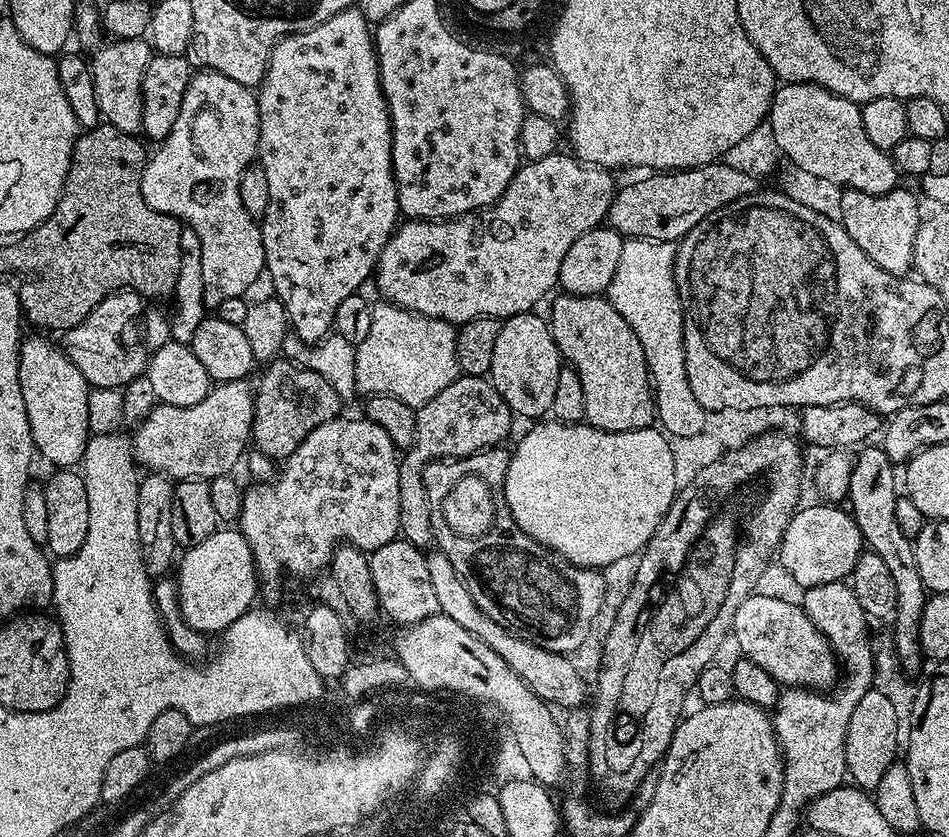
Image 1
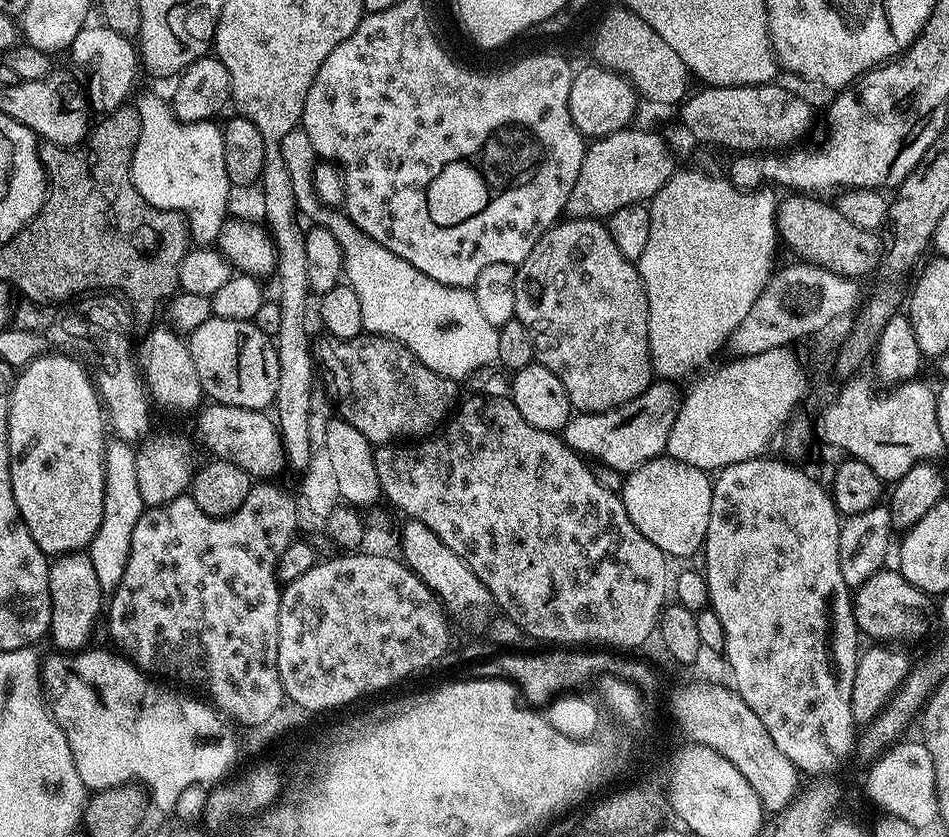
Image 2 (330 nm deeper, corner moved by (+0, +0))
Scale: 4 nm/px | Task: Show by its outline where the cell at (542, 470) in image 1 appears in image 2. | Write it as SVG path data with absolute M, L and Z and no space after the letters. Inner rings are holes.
M667 454L663 456L655 456L650 462L638 466L633 472L629 472L623 477L622 487L618 495L626 506L626 514L630 514L630 522L634 522L634 526L637 530L639 530L639 532L641 532L646 538L650 538L650 542L654 542L654 546L658 546L658 550L662 550L665 556L669 558L675 558L675 556L692 556L695 552L697 555L697 553L703 549L704 537L706 536L706 526L710 522L710 498L712 497L712 480L705 469L695 468L686 462L678 462L673 456Z

